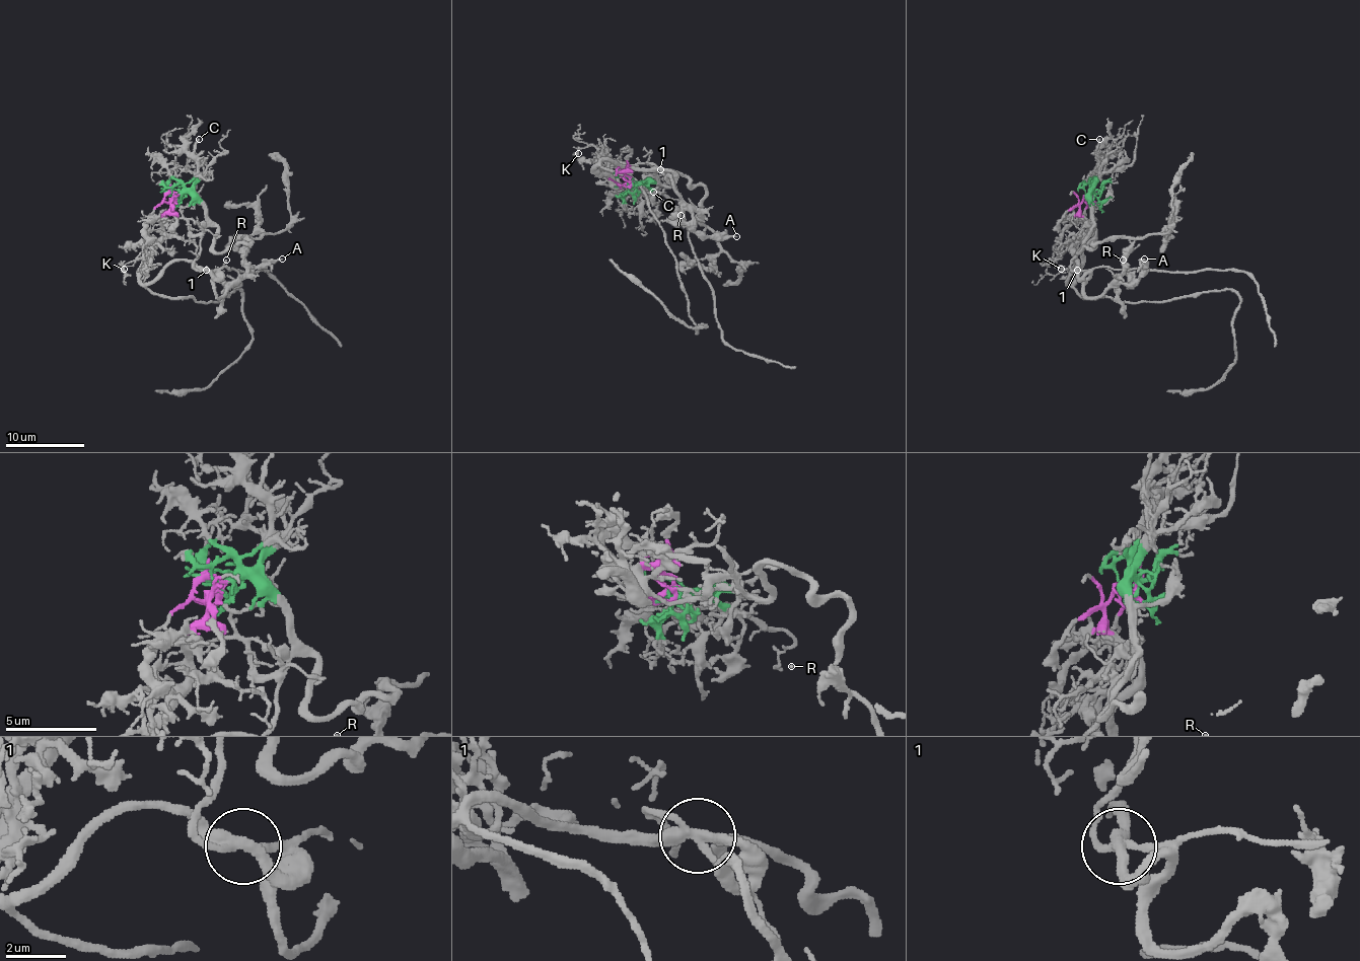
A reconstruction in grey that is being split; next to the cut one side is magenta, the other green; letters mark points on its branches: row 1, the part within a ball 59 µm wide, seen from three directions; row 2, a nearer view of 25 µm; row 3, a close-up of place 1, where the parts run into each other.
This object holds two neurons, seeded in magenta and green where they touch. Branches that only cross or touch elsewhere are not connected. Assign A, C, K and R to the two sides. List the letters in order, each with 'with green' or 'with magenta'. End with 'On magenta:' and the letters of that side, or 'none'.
A: with magenta
C: with green
K: with magenta
R: with magenta
On magenta: A, K, R

